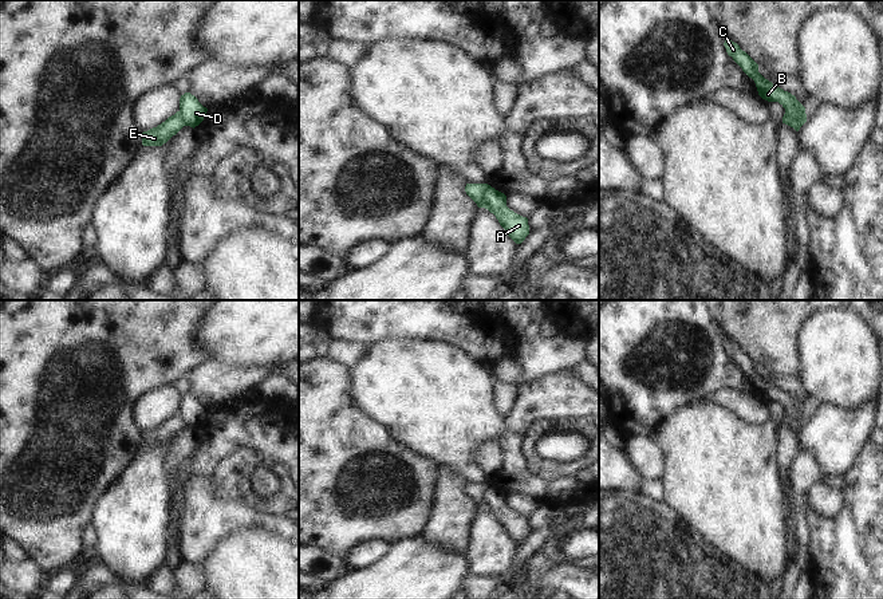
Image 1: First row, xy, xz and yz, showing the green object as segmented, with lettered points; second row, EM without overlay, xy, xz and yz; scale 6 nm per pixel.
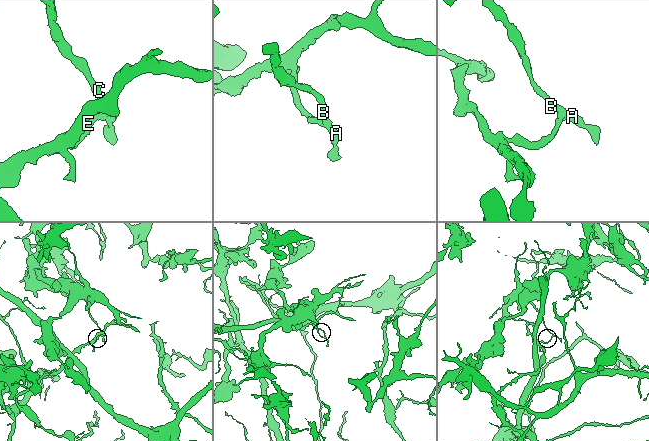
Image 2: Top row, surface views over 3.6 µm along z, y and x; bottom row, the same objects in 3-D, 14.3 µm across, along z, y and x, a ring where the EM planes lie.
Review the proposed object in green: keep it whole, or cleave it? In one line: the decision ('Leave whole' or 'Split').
Split.

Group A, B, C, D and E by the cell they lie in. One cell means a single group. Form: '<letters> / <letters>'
A B C D / E

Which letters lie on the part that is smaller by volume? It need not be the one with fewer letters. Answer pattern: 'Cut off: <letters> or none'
Cut off: E

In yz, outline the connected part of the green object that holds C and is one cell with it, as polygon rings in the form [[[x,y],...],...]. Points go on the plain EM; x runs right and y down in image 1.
[[[726,338],[724,343],[726,352],[742,369],[742,371],[754,381],[758,395],[768,402],[778,402],[785,413],[797,422],[807,418],[805,407],[788,391],[774,386],[758,373],[758,364],[740,348],[740,346]]]

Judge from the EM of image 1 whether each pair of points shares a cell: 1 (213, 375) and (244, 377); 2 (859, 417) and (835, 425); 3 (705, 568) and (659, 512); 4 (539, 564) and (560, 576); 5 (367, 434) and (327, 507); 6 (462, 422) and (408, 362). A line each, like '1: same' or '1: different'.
1: same
2: same
3: same
4: same
5: same
6: same

